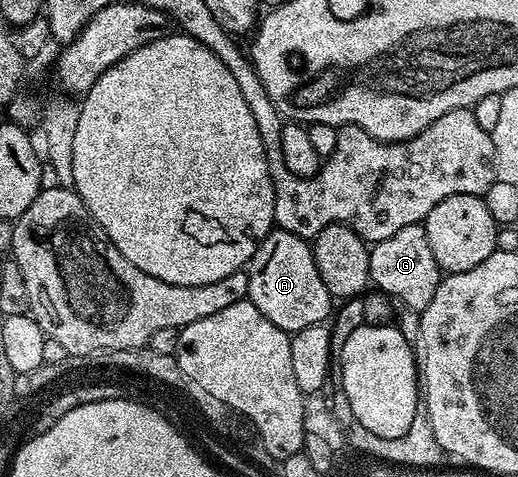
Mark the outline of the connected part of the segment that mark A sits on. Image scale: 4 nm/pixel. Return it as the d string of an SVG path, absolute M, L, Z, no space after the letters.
M273 228L248 260L246 272L247 300L283 333L291 335L302 331L302 327L323 325L333 316L334 298L326 291L322 275L318 275L311 244L305 238L285 229Z

